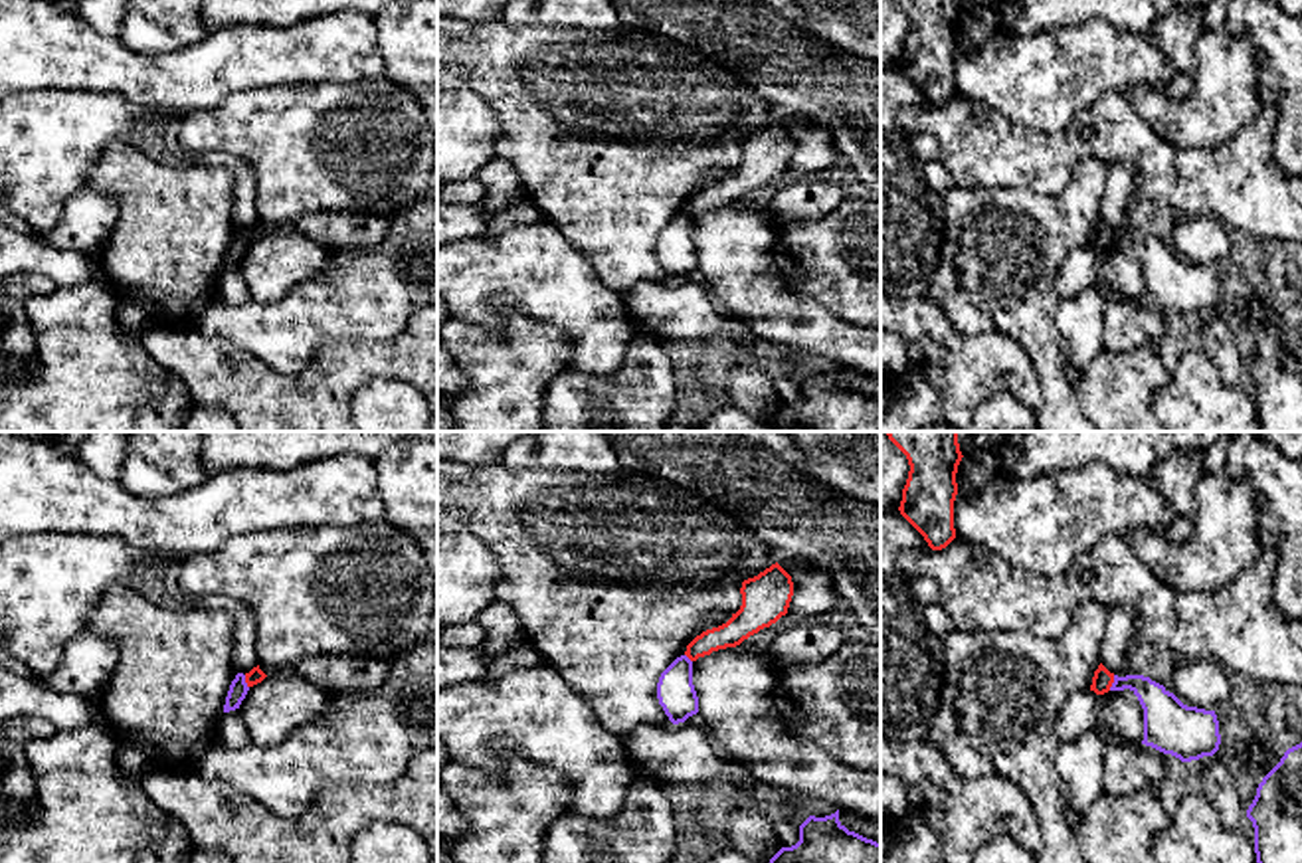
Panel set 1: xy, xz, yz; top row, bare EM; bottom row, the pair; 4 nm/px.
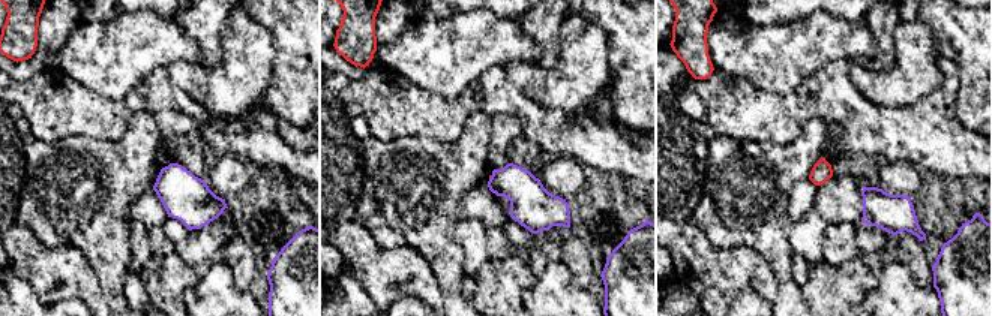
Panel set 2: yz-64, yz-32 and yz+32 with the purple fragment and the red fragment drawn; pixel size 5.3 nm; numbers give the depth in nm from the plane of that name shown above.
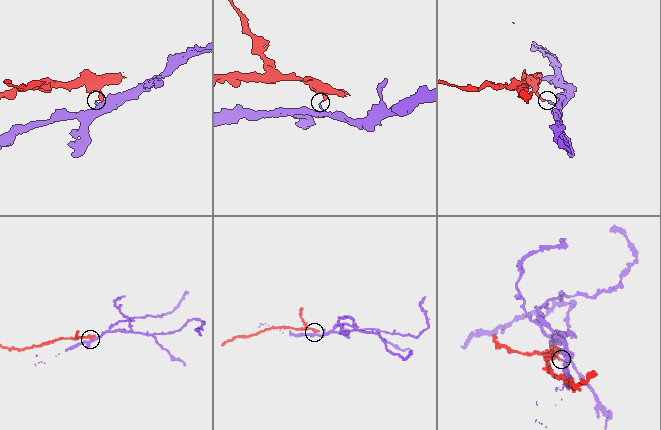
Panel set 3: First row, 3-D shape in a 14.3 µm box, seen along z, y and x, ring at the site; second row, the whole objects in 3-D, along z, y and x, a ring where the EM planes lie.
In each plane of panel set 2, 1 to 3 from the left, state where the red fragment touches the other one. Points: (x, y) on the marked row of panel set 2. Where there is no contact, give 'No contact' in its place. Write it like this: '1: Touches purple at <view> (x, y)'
1: No contact
2: Touches purple at yz-32 (491, 177)
3: No contact

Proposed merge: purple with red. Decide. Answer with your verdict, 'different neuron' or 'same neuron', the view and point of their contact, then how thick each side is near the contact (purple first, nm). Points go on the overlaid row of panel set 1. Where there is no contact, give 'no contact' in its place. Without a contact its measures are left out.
different neuron | yz (1113, 683) | 180/90 nm

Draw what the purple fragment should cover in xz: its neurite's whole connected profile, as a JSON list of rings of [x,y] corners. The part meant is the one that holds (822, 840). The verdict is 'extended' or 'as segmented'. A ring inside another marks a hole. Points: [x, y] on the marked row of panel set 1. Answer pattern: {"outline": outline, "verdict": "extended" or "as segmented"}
{"outline": [[[837,810],[825,817],[809,815],[799,825],[799,841],[782,847],[770,863],[881,863],[881,843],[849,831]]], "verdict": "as segmented"}

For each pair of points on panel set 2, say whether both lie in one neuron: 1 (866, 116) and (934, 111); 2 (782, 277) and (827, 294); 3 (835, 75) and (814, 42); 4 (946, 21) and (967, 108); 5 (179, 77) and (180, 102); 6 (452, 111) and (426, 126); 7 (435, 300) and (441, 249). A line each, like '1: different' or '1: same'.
1: same
2: different
3: different
4: same
5: different
6: same
7: different

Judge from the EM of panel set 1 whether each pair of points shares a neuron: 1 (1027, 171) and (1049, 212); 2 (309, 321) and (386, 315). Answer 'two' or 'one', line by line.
1: two
2: one

